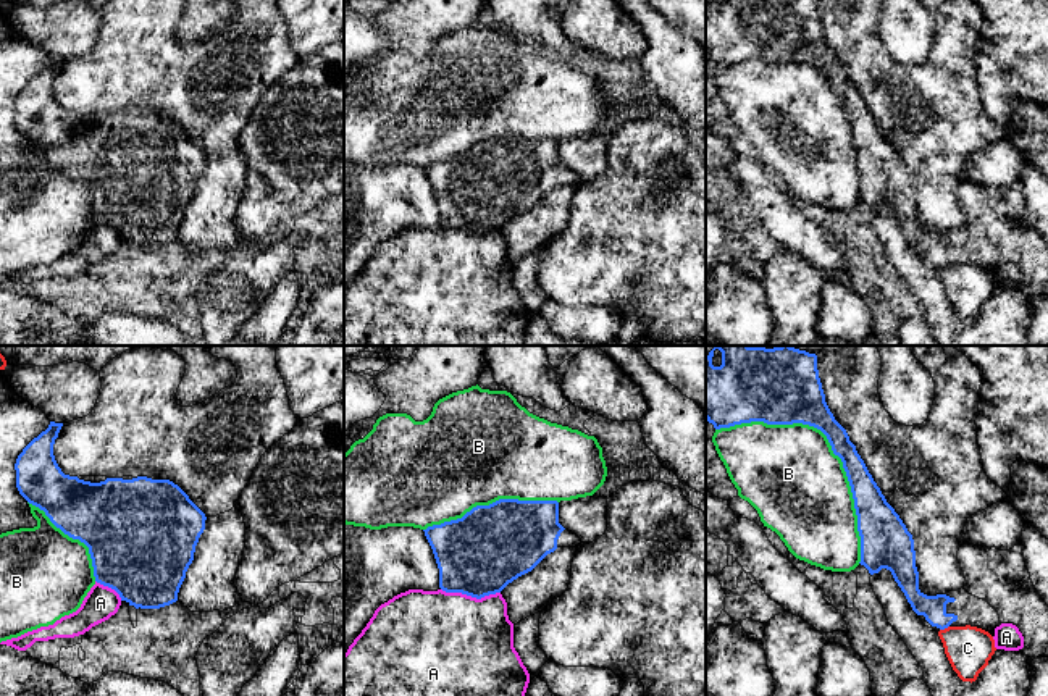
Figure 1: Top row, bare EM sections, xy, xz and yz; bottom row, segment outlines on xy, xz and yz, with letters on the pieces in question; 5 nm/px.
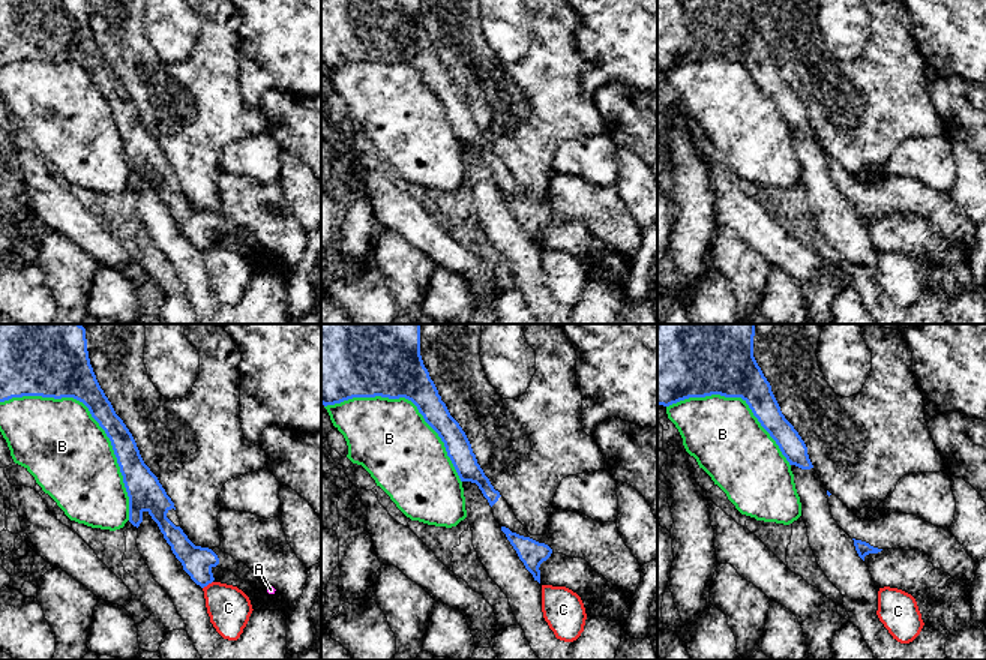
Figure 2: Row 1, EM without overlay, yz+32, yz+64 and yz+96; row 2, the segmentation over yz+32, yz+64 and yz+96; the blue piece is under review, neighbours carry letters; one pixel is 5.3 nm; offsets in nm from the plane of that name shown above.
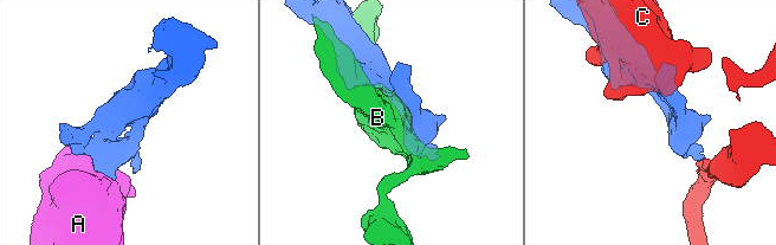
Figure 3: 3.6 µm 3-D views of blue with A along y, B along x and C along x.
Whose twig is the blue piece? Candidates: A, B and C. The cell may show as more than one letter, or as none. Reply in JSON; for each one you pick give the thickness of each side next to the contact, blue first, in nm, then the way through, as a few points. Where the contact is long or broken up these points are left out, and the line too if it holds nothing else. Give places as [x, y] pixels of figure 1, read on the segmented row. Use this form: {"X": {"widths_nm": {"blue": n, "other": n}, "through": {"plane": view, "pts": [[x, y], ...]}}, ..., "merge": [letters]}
{"merge": []}

